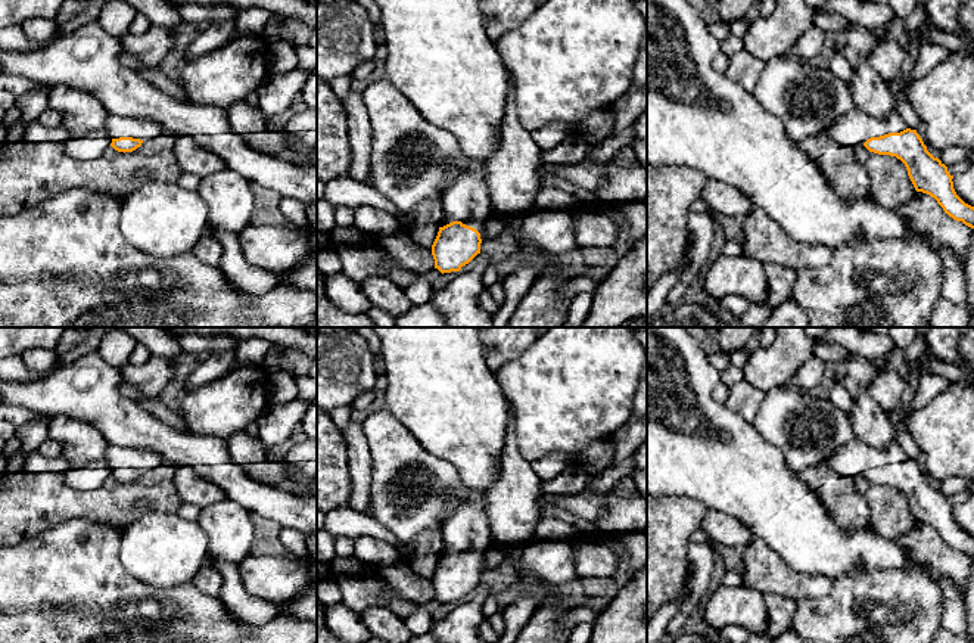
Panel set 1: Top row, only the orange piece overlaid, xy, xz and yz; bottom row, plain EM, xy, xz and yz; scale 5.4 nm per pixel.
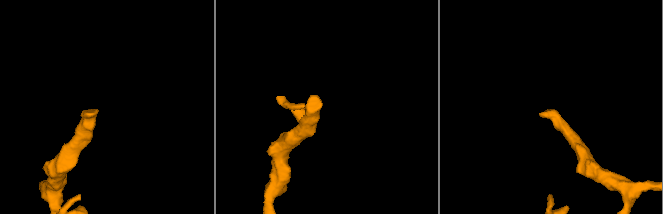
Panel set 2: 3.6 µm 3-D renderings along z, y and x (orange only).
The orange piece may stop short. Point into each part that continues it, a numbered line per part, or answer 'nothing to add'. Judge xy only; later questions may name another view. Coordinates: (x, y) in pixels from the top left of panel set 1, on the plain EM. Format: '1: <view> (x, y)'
1: xy (117, 456)

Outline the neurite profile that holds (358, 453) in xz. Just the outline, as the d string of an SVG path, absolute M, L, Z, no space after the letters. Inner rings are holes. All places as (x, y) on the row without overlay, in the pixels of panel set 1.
M352 417L343 437L346 441L348 466L352 482L349 506L357 512L368 515L368 509L371 507L371 456L362 423Z

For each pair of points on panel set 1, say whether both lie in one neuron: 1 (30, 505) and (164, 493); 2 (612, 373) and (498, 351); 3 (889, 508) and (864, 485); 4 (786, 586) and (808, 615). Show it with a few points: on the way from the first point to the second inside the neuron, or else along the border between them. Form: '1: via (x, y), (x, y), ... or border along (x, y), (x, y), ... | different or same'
1: via (64, 505), (121, 505), (130, 500) | same
2: border along (535, 342), (517, 357), (507, 360), (494, 370) | different
3: via (883, 502), (870, 491) | same
4: border along (830, 589), (825, 595), (799, 598), (796, 600) | different

